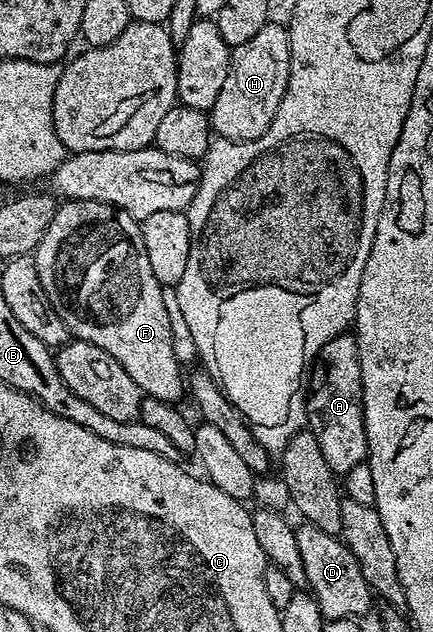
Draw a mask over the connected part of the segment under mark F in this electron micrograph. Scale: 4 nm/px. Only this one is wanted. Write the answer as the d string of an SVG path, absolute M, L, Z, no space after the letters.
M65 201L57 205L54 220L50 220L50 228L46 228L42 240L36 245L34 257L44 294L79 341L110 352L110 356L126 368L130 380L138 384L141 395L173 404L185 397L186 378L183 373L180 375L180 362L172 343L172 318L164 303L166 290L150 268L137 219L105 202Z

